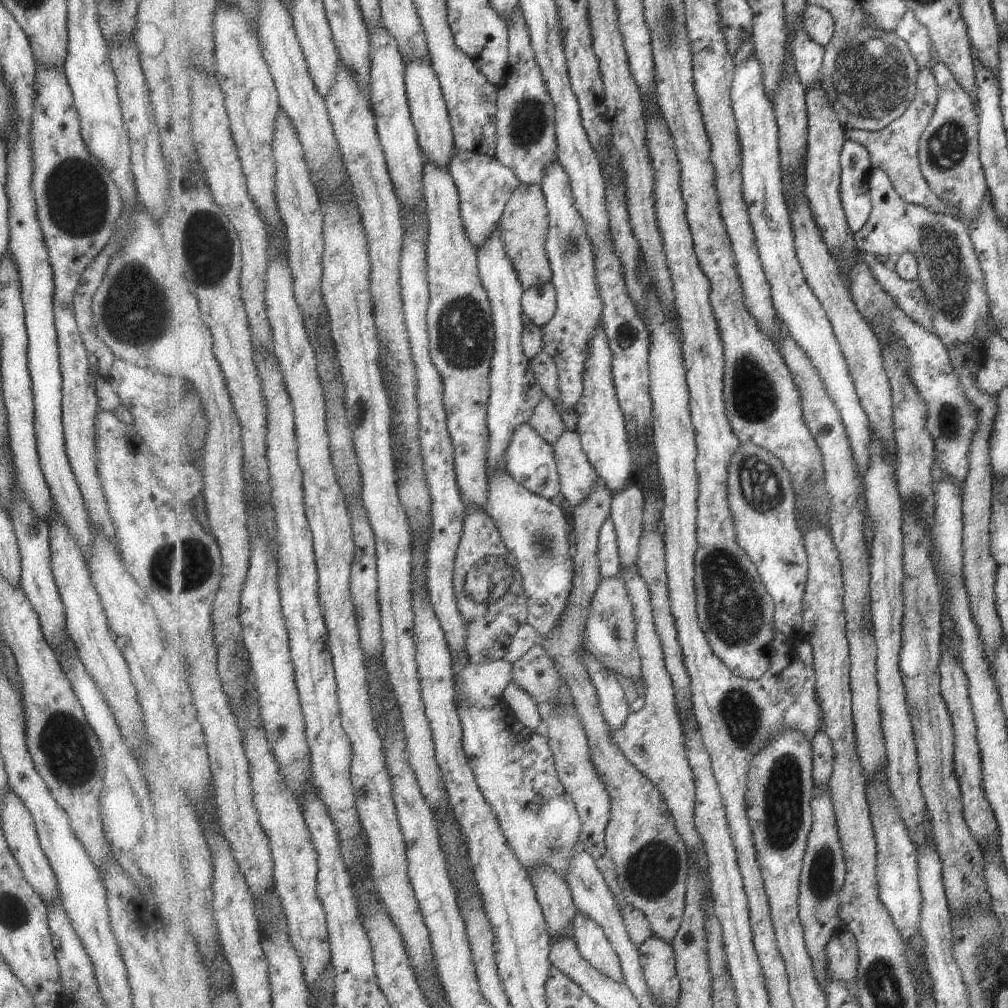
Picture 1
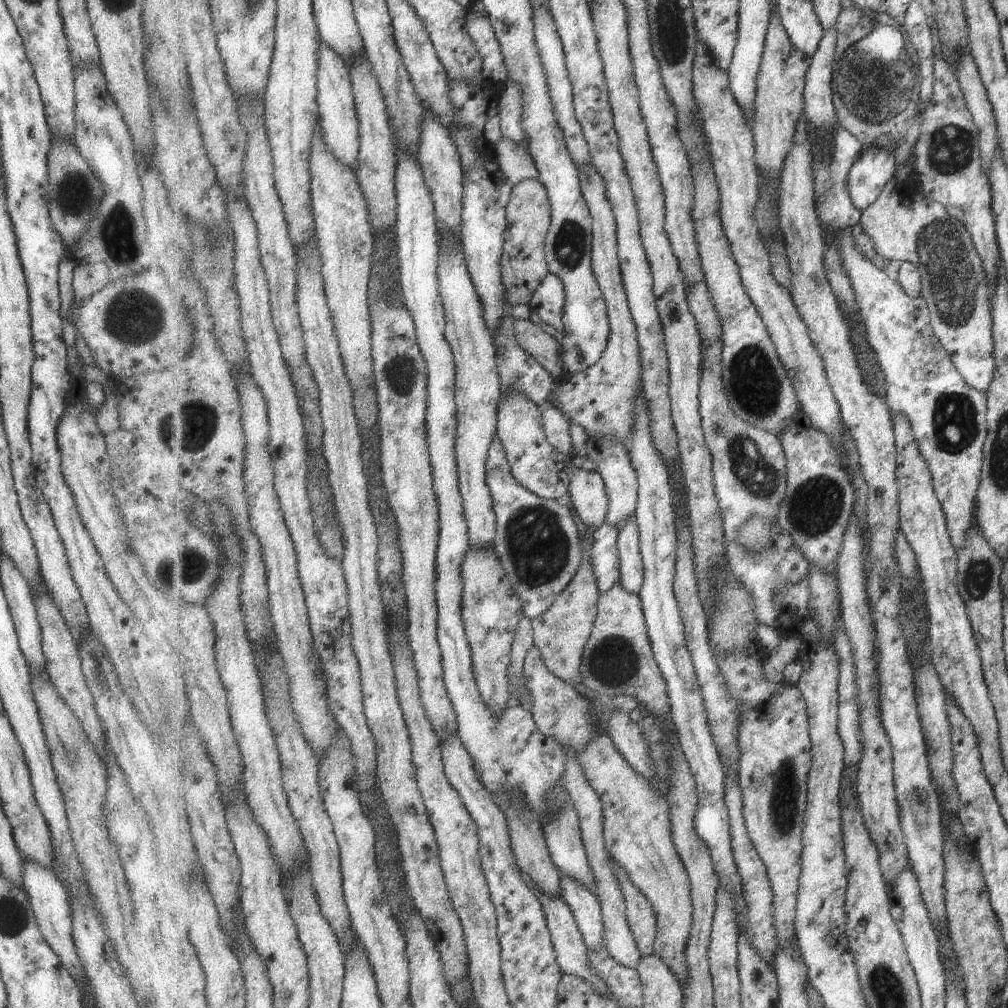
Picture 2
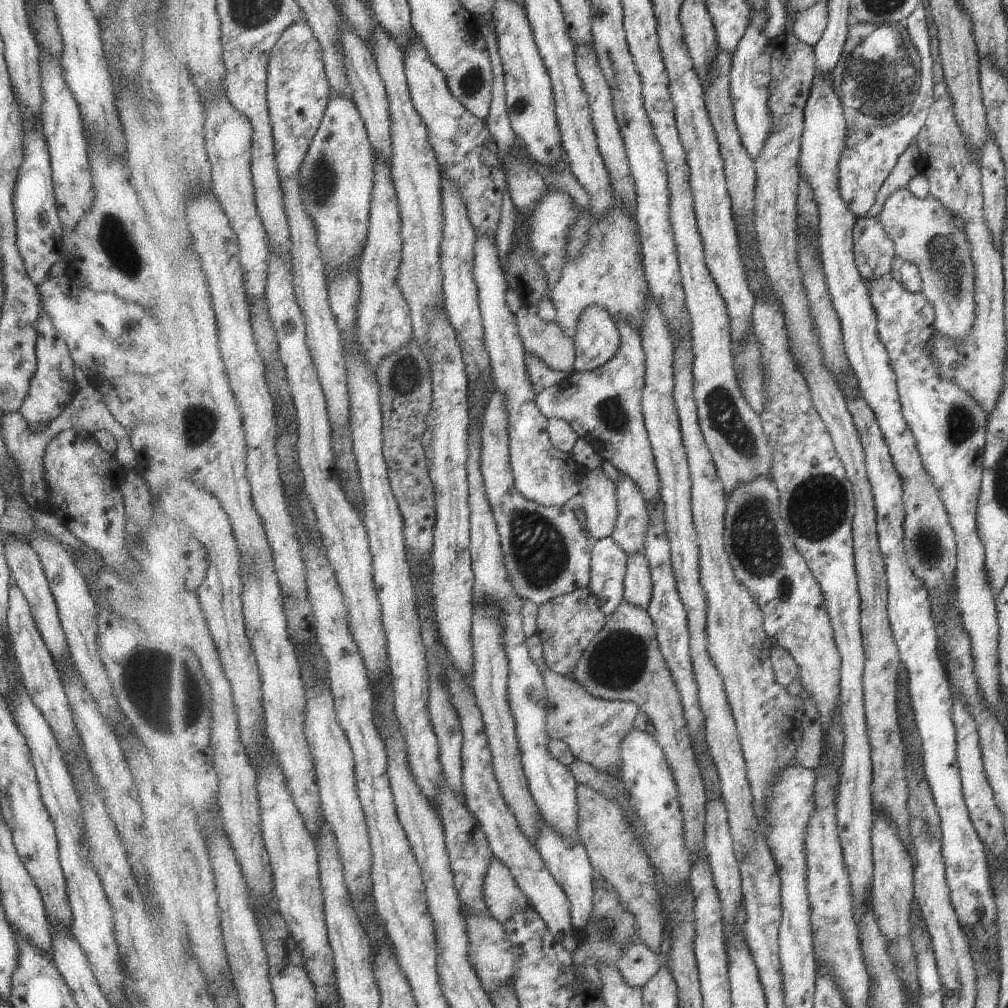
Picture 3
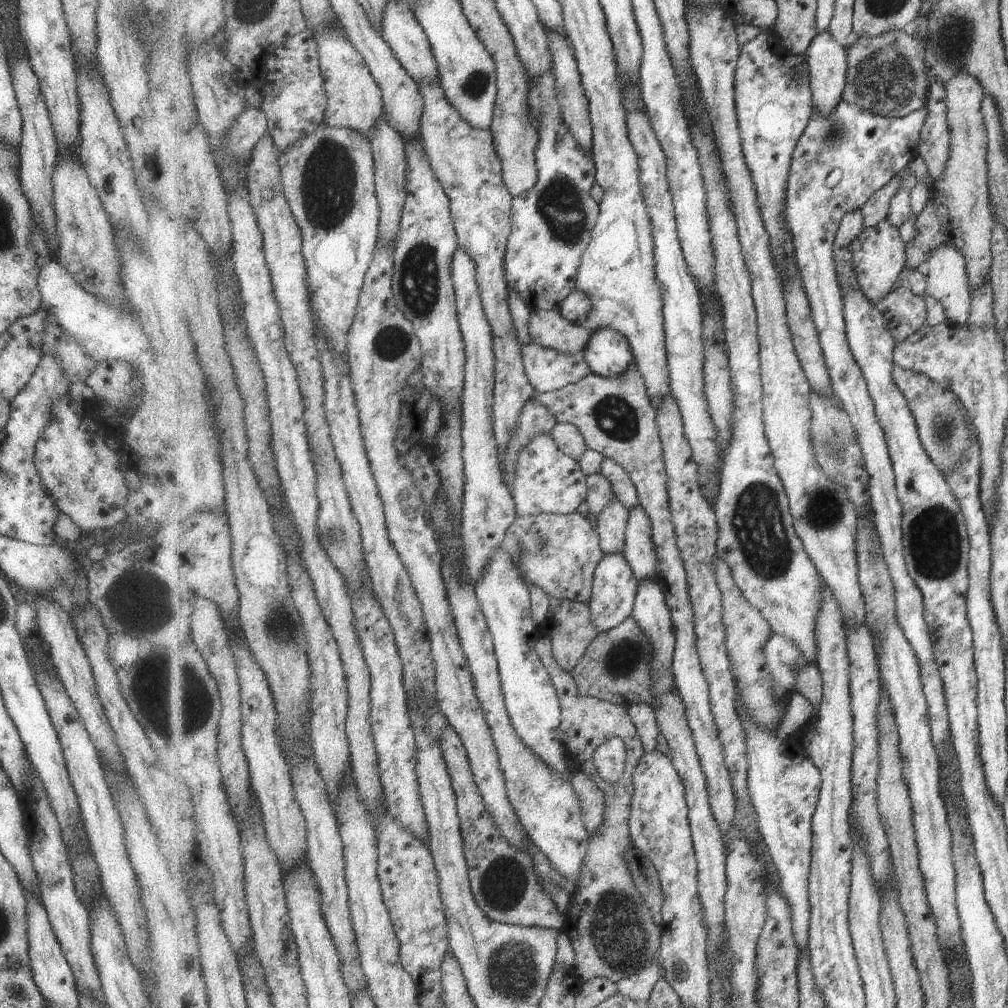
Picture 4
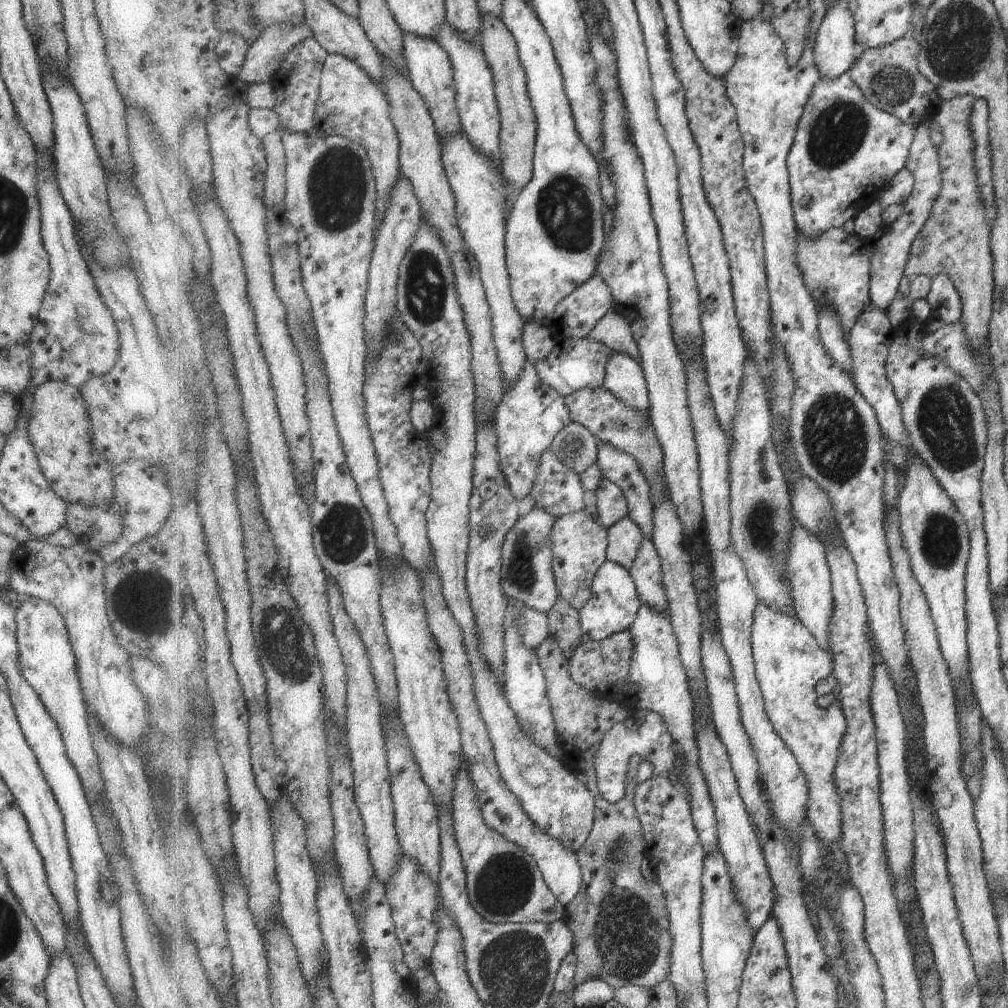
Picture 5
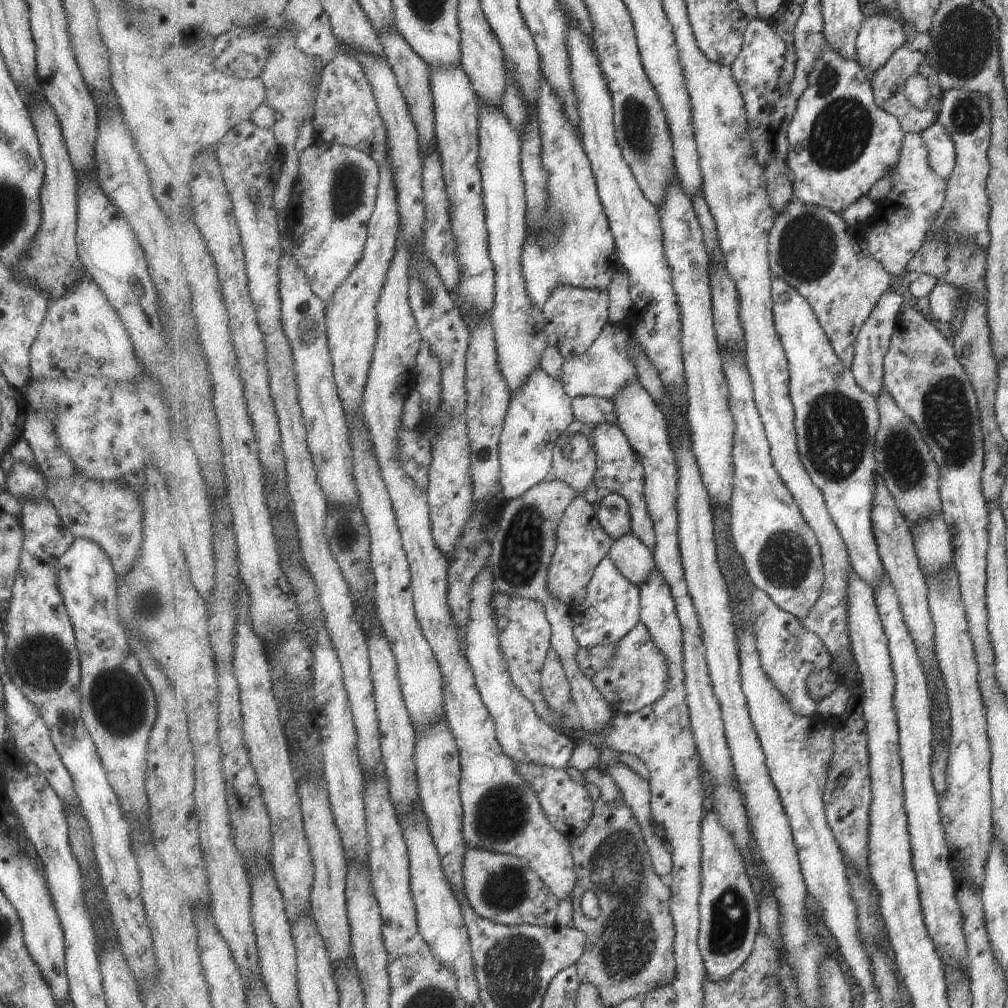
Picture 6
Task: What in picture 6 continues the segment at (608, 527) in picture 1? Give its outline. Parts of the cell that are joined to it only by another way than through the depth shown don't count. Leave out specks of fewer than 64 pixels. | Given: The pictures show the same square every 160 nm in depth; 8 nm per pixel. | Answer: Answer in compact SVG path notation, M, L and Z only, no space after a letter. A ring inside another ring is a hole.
M608 556L603 559L590 582L584 606L577 609L573 618L574 633L581 648L617 645L642 620L641 599L640 586L633 584Z

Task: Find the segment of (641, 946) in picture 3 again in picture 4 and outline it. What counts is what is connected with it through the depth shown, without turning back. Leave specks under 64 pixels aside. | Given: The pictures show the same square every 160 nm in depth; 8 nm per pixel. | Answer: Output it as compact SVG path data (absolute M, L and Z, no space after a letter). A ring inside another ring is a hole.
M655 958L651 964L641 968L635 976L621 980L618 983L618 991L623 992L632 1000L637 1000L640 1004L646 1005L661 978L664 978L663 966L659 964L659 959Z

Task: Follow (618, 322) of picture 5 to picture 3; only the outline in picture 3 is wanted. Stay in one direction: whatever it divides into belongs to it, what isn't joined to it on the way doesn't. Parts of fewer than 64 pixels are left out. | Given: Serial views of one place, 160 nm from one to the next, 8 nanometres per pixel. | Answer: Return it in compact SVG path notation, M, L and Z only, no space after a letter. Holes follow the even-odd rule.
M533 304L522 307L516 318L526 352L535 354L555 372L576 373L574 338L563 332L555 319L545 322L539 316L539 306Z

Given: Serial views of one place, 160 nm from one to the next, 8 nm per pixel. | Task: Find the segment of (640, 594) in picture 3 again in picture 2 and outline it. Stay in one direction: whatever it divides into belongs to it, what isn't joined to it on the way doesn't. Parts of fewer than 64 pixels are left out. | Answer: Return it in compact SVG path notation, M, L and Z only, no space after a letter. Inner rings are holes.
M631 517L622 529L619 529L618 547L620 559L622 560L622 578L619 584L626 588L630 593L639 595L644 585L644 576L646 575L644 569L644 560L642 549L640 548L640 530L638 527L638 520L636 517Z

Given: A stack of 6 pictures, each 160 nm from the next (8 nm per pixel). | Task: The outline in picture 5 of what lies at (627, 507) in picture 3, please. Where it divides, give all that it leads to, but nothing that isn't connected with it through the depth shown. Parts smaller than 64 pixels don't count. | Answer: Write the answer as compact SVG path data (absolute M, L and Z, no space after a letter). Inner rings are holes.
M645 536L639 546L639 553L630 569L642 604L649 604L659 612L668 612L666 585L662 570L662 558L659 557L651 537Z

